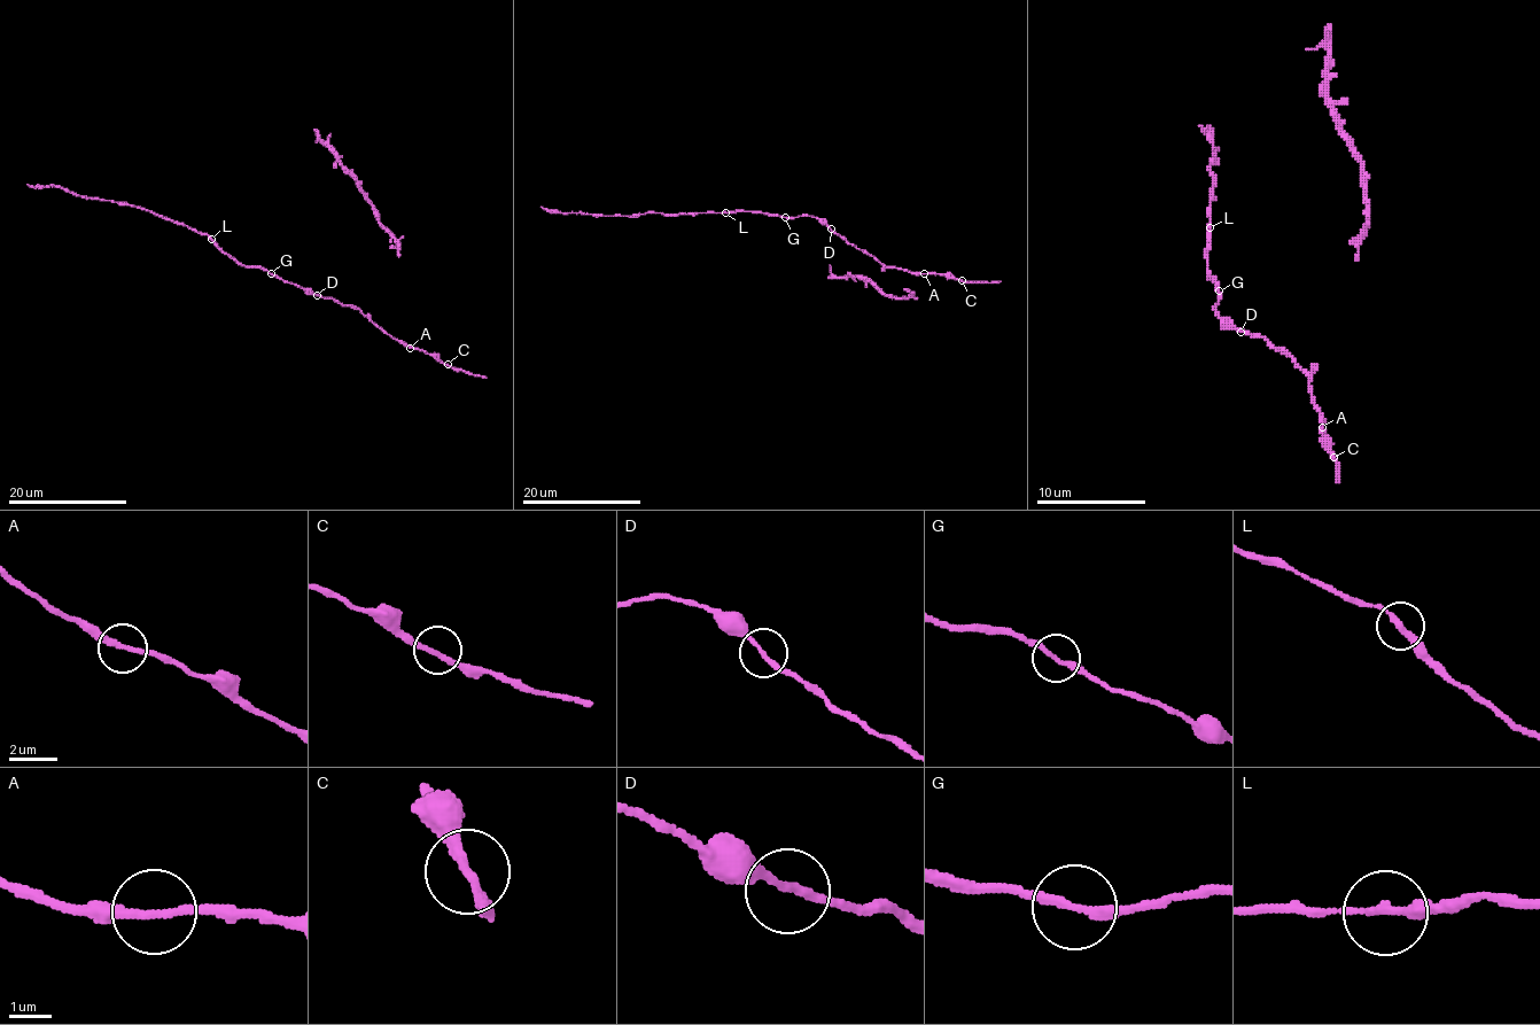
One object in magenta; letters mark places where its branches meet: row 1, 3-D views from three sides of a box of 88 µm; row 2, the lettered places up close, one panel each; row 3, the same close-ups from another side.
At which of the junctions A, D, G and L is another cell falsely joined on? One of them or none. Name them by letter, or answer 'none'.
none

